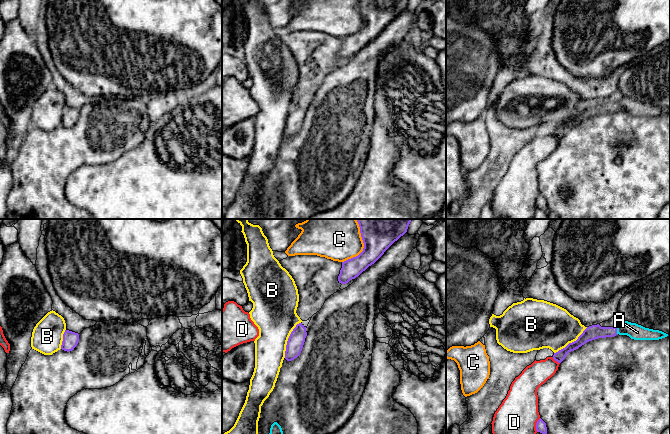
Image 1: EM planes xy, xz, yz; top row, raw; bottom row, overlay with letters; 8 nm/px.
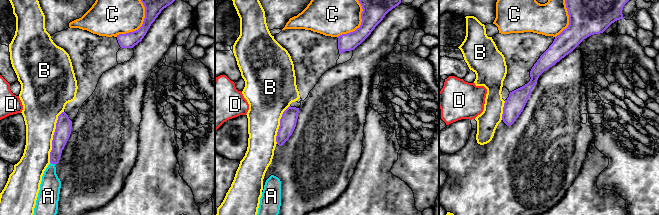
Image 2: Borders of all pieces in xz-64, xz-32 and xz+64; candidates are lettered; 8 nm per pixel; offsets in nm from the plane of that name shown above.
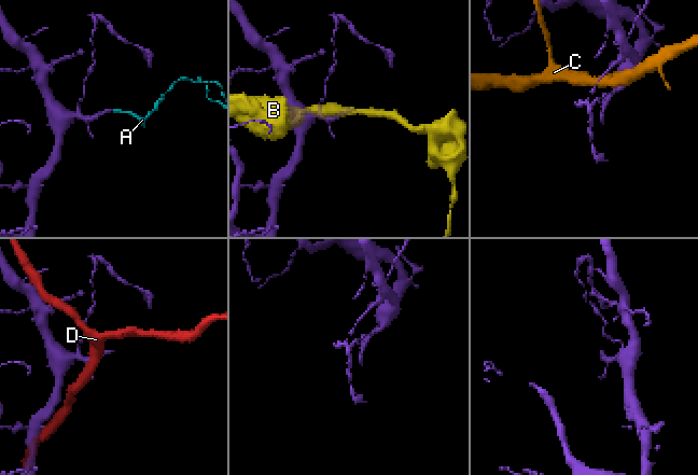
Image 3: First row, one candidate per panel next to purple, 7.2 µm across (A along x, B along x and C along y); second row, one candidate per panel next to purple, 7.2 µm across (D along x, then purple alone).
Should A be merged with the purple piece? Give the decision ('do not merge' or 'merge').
merge

